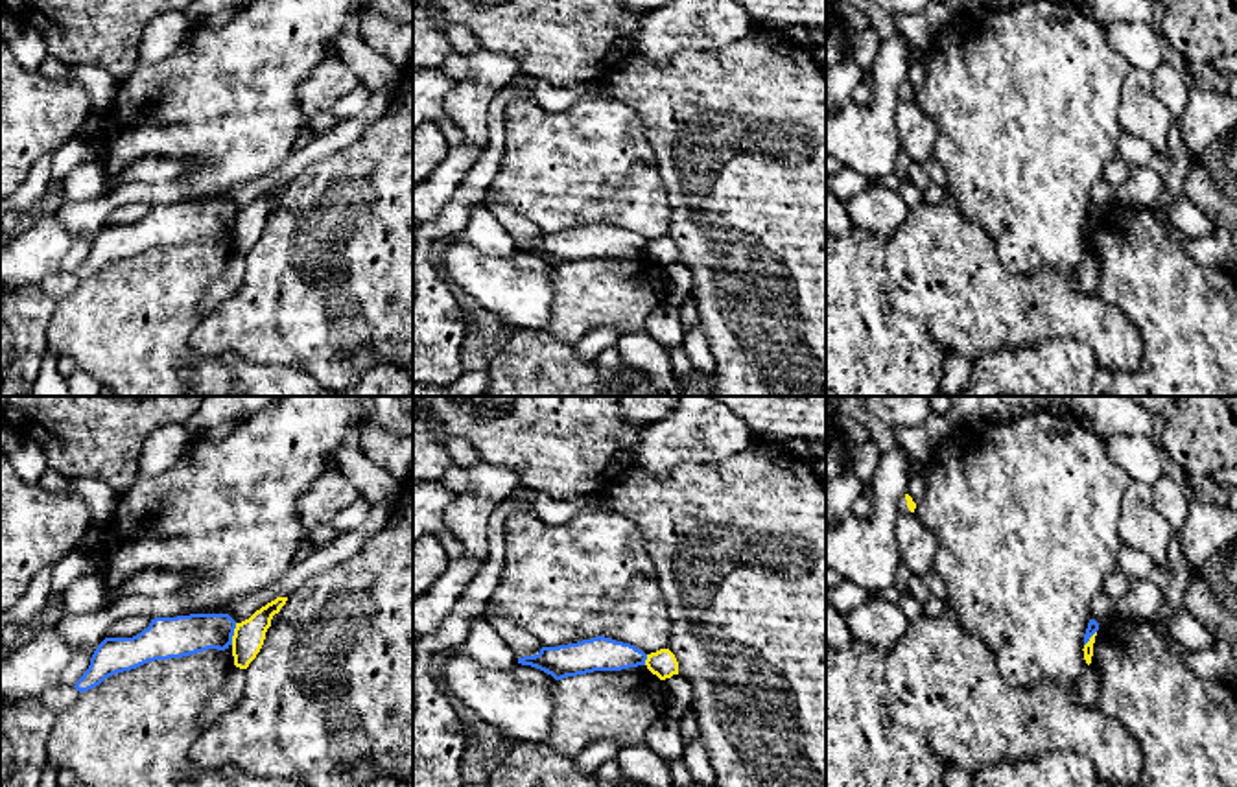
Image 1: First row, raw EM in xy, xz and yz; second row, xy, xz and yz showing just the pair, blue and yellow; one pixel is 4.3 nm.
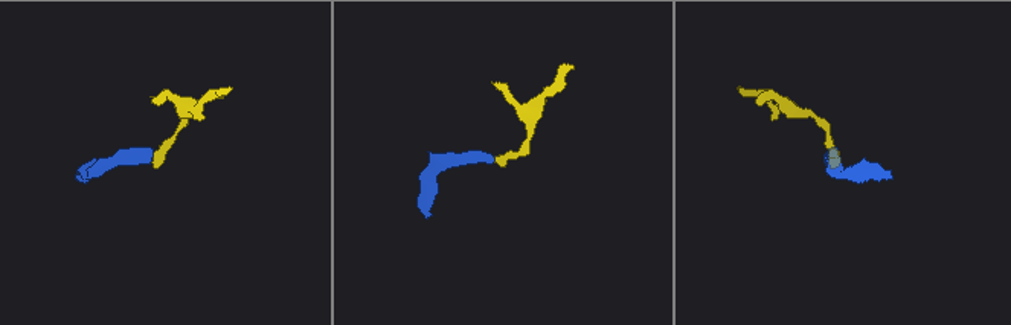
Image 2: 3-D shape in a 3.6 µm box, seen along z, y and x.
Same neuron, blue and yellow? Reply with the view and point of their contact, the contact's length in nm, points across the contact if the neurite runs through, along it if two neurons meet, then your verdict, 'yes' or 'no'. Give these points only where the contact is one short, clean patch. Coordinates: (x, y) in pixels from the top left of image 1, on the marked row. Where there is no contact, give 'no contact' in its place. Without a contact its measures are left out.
meets blue in xy at (233, 634); contact 100 nm long; border along xy (236, 623), (231, 644); no

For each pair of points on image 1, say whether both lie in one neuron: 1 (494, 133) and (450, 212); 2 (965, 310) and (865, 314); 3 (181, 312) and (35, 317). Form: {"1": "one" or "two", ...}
{"1": "one", "2": "one", "3": "two"}

